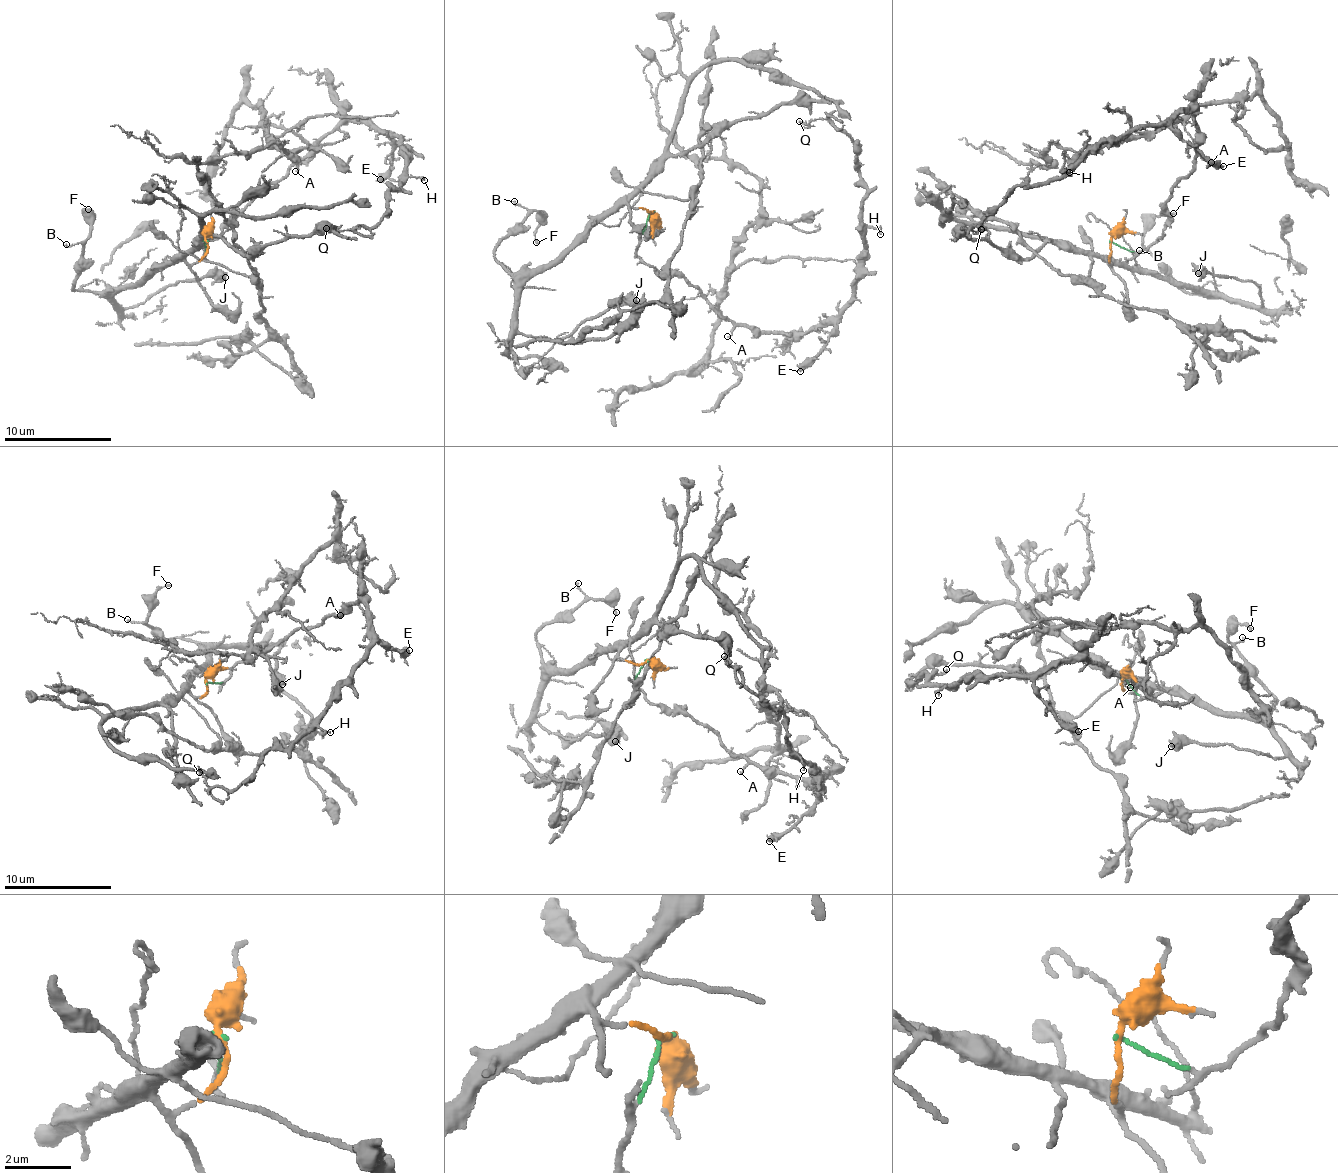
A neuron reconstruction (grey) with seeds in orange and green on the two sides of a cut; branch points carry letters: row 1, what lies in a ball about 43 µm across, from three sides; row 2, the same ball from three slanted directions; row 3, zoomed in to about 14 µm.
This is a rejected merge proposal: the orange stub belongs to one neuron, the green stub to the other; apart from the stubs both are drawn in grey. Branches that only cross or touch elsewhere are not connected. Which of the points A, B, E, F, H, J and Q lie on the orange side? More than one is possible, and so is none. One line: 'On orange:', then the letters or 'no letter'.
On orange: B, F, J

